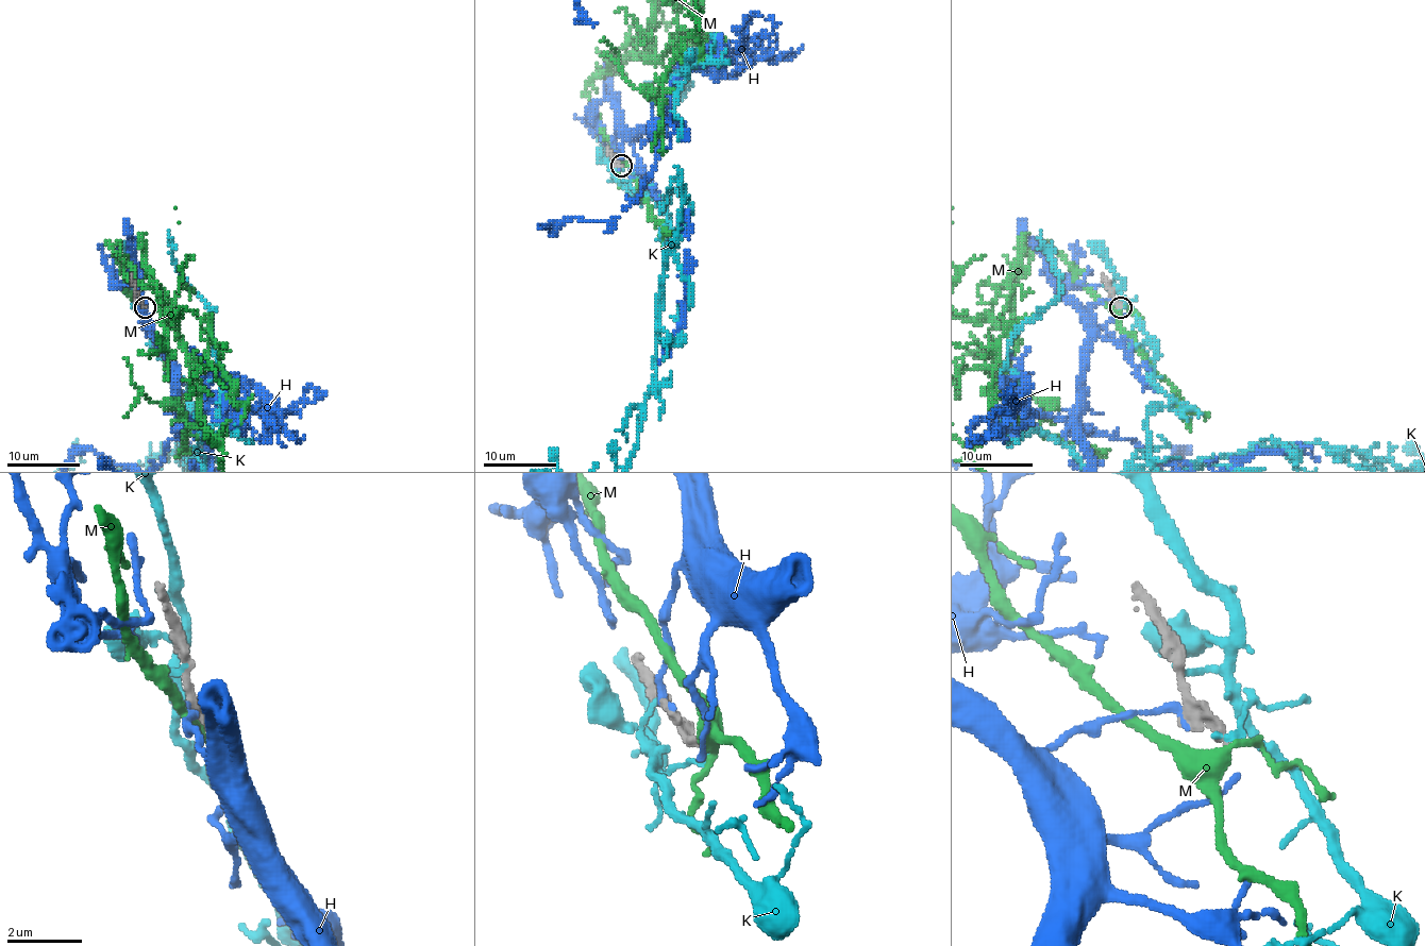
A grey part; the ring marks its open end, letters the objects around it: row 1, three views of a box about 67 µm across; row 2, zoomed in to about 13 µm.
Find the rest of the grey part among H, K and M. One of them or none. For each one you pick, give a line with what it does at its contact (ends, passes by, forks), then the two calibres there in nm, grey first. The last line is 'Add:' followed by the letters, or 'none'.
Add: none

